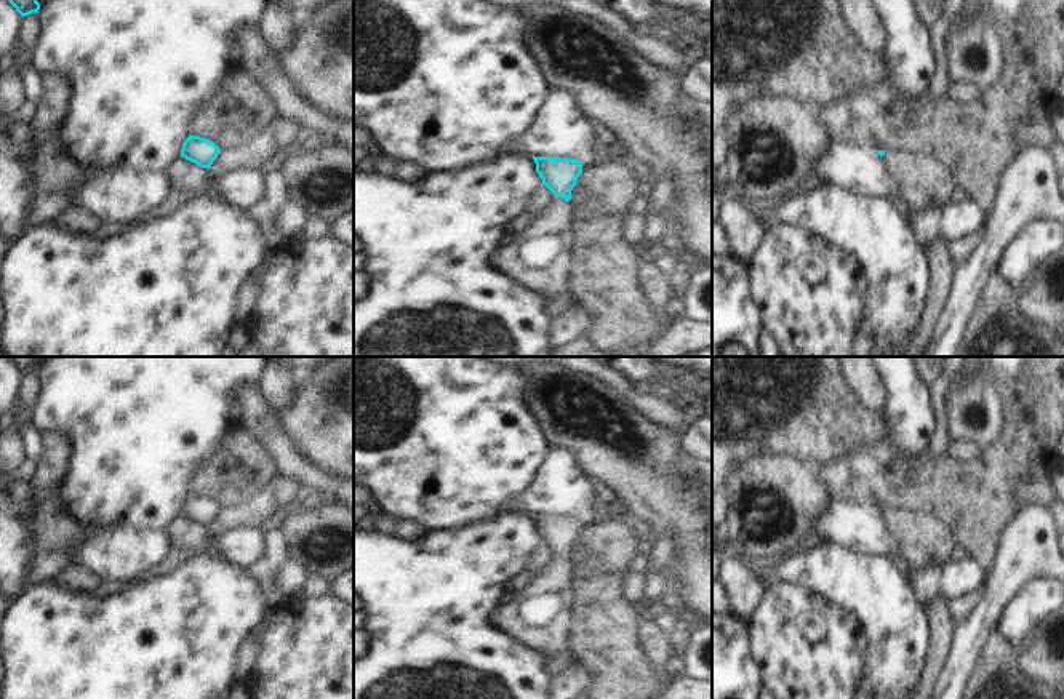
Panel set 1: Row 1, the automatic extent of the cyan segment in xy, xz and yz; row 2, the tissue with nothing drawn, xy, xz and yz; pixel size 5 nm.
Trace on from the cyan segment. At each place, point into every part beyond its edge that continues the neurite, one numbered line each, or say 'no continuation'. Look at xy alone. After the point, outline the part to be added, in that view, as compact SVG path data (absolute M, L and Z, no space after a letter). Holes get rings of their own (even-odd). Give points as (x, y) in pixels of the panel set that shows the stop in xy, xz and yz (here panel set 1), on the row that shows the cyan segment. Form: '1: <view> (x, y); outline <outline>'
no continuation

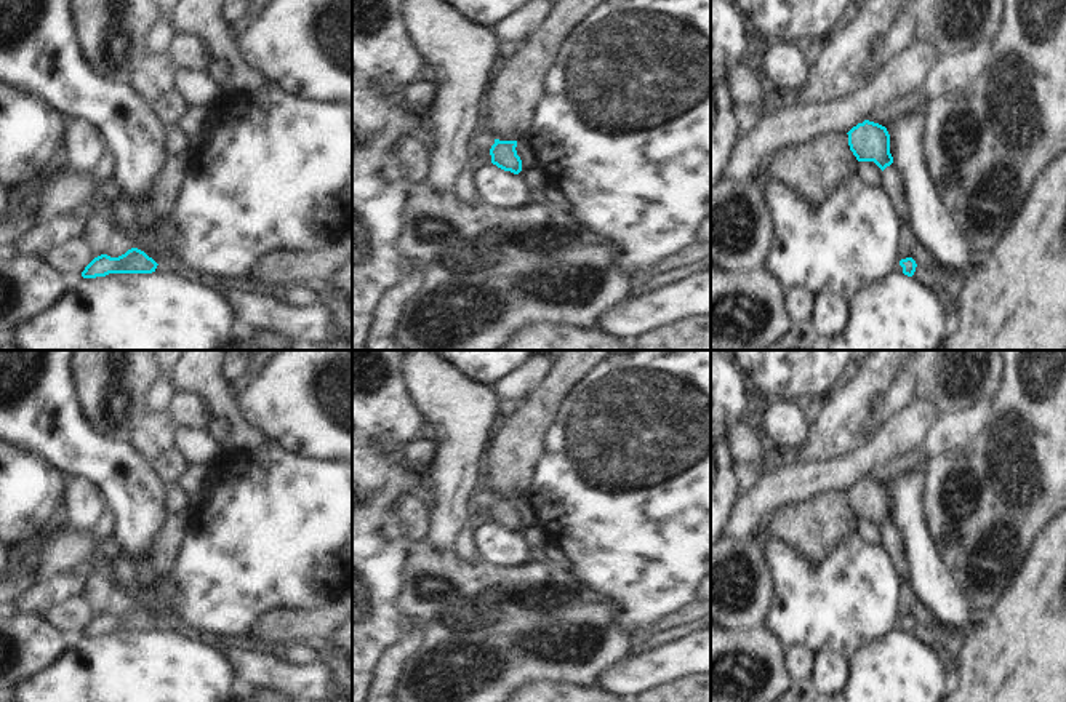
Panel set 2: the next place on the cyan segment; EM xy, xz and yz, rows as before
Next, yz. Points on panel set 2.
1: yz (893, 184); outline M895 163L884 170L884 189L893 201L893 208L901 225L909 225L911 214L904 192L904 181Z

